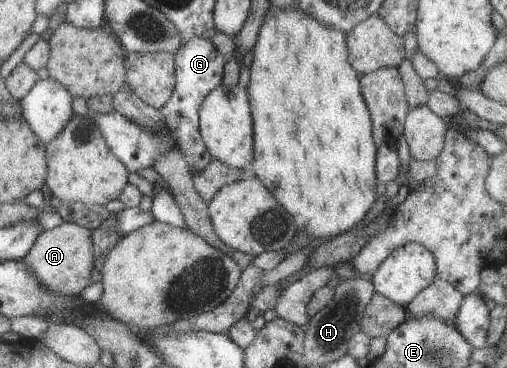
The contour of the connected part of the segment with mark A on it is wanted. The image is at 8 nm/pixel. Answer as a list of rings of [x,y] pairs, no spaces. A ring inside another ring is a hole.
[[[63,222],[50,230],[44,230],[34,247],[23,257],[24,263],[34,271],[38,281],[52,293],[62,295],[76,295],[92,285],[94,273],[94,243],[92,232],[78,224]]]

